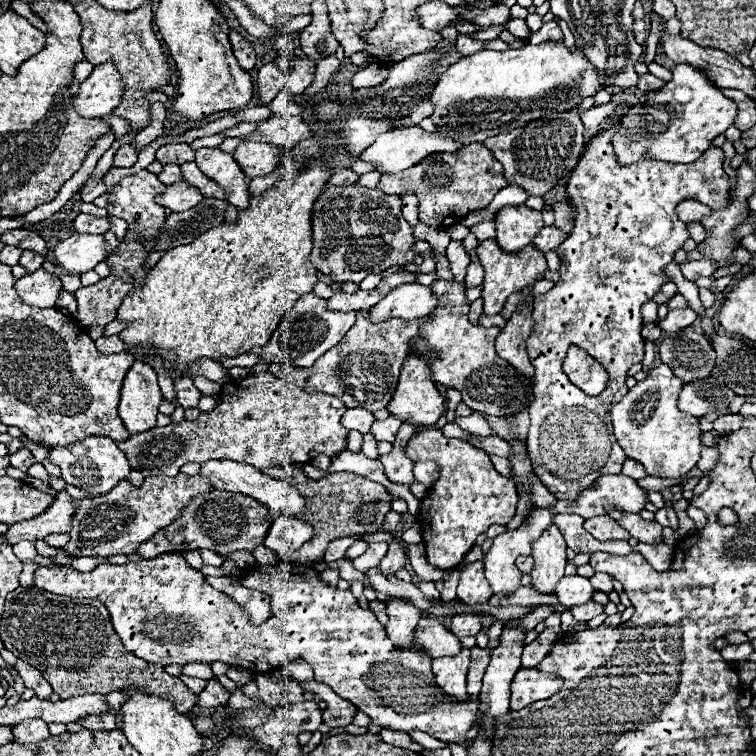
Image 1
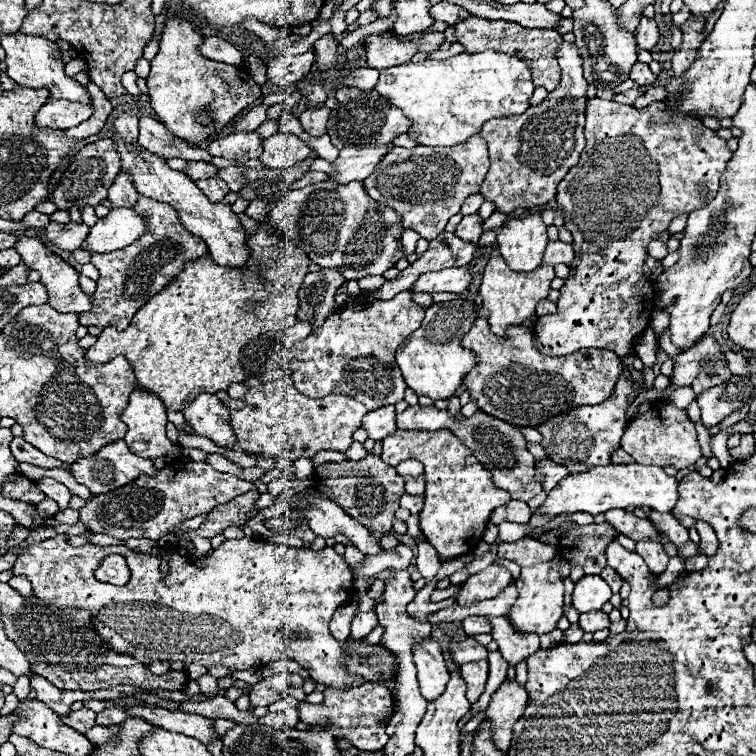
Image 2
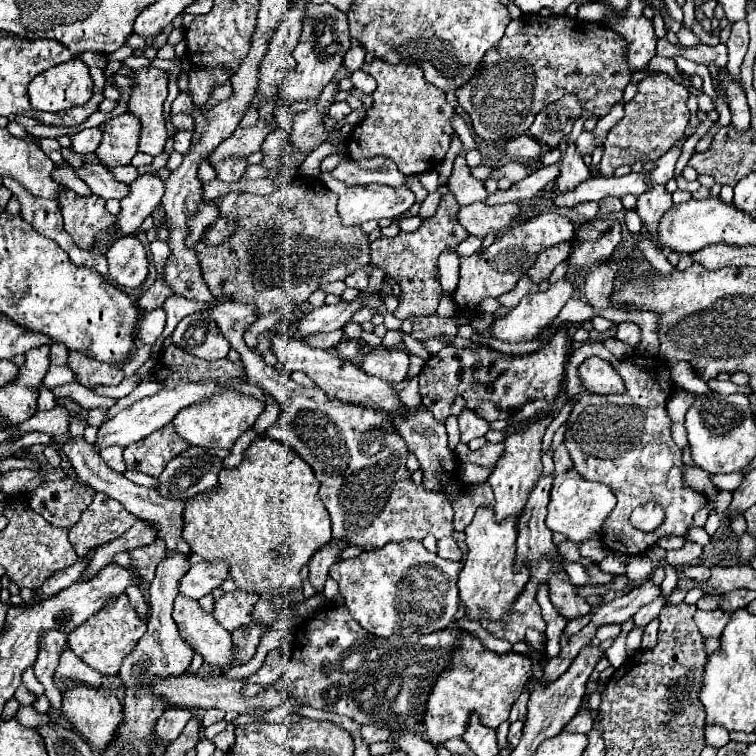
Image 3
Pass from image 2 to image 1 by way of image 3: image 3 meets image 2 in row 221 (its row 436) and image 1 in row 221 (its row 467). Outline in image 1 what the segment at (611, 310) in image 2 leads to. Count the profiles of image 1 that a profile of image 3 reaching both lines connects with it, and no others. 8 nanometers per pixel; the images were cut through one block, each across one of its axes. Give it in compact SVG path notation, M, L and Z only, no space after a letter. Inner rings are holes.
M616 122L600 134L592 136L576 168L570 172L566 190L570 202L576 208L574 228L568 234L568 240L556 248L562 260L560 282L550 292L534 298L534 326L526 342L528 358L534 366L534 402L530 404L532 422L526 448L534 472L556 498L576 498L584 488L594 484L596 476L622 472L626 456L618 442L610 438L614 434L610 424L610 410L612 404L618 404L628 392L628 368L636 362L642 362L644 356L644 338L640 336L644 324L640 308L644 302L654 298L662 284L668 282L668 278L662 276L662 268L688 240L686 224L676 216L676 206L682 200L694 198L702 204L708 204L710 208L724 208L724 200L728 200L730 190L730 178L722 168L724 152L716 146L710 146L700 156L700 160L694 160L692 164L670 164L654 158L642 158L630 166L620 166L612 148L612 138L620 128L622 124ZM570 344L584 348L590 356L596 356L604 368L608 368L610 382L600 396L588 396L580 388L570 386L566 380L562 372L562 360Z

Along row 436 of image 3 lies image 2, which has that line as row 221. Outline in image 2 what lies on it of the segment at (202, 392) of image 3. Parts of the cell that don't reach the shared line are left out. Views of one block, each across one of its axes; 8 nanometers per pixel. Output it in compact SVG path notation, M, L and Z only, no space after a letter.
M116 208L100 218L84 240L84 250L90 254L114 252L130 246L146 232L146 220L132 208Z

